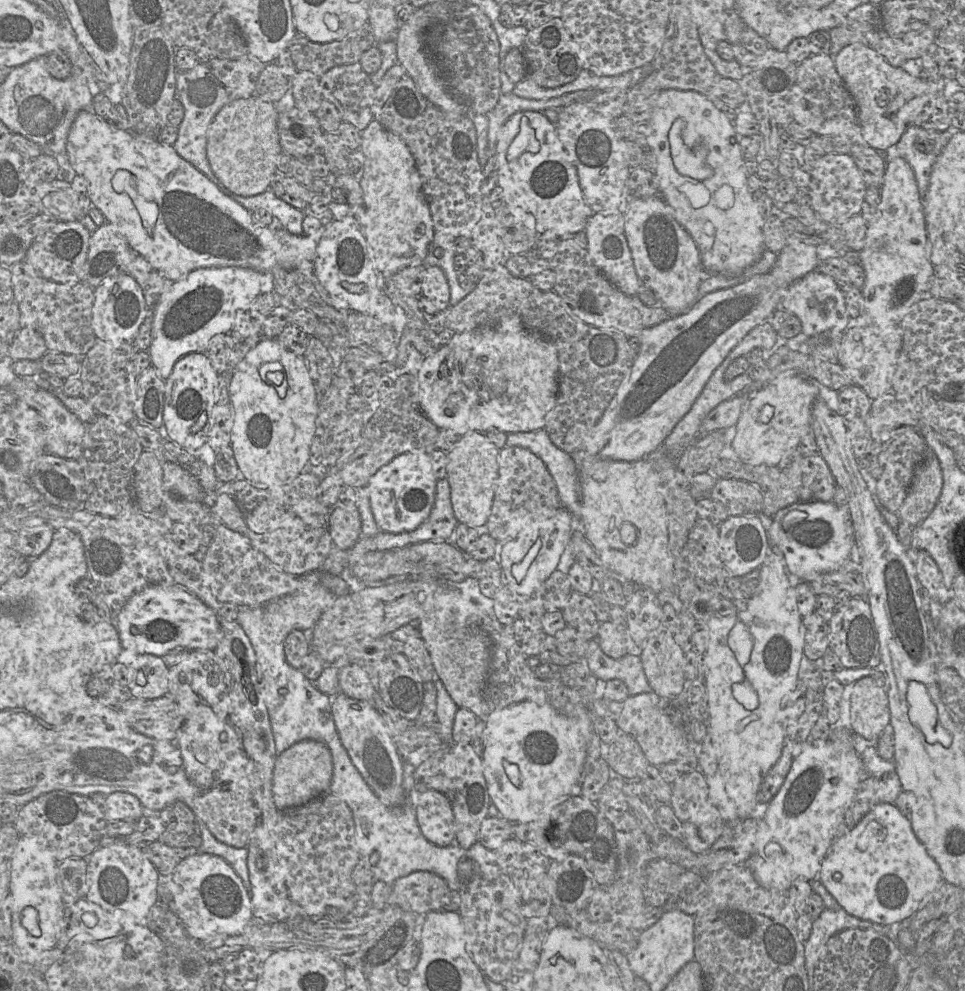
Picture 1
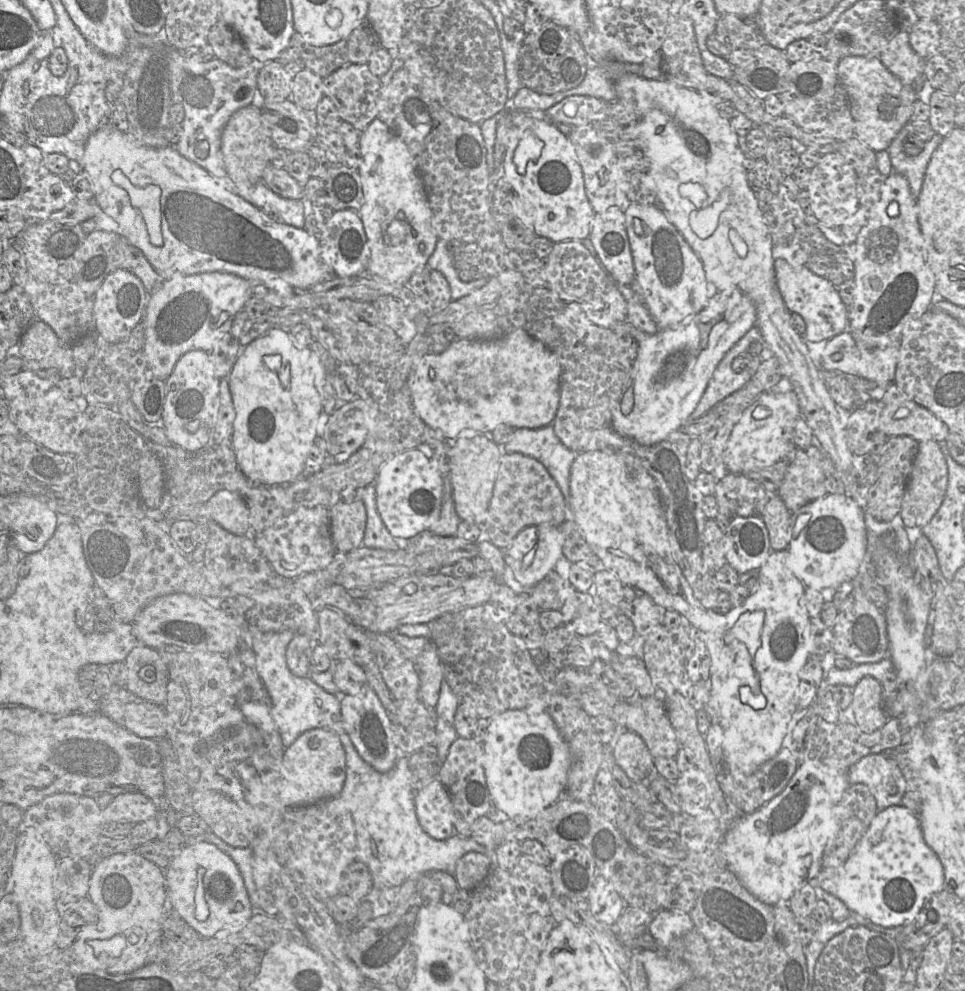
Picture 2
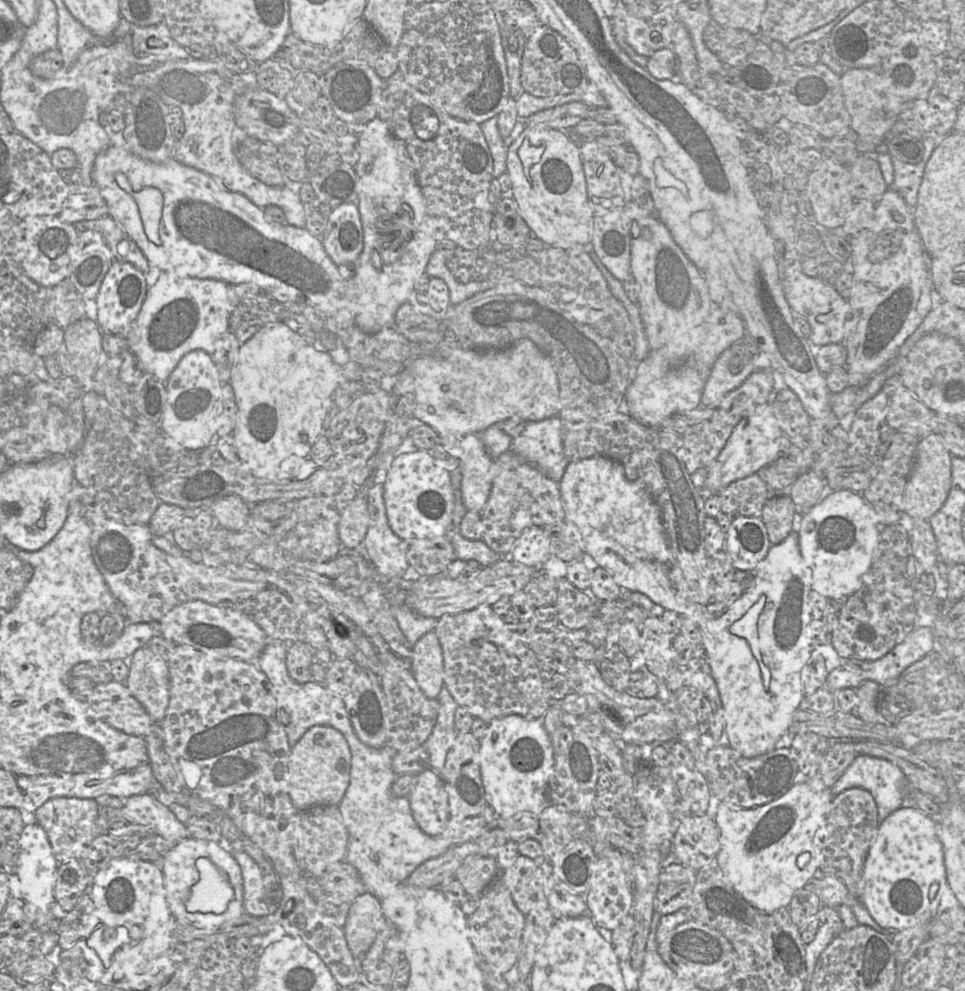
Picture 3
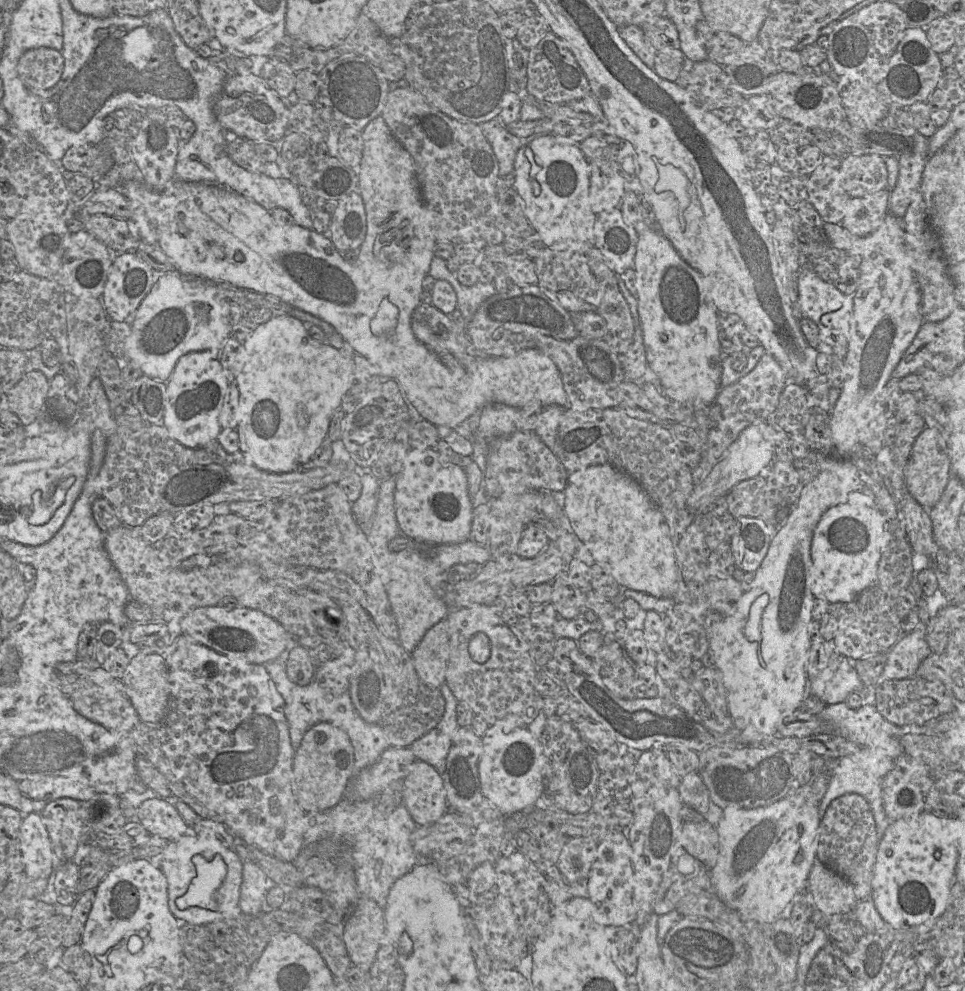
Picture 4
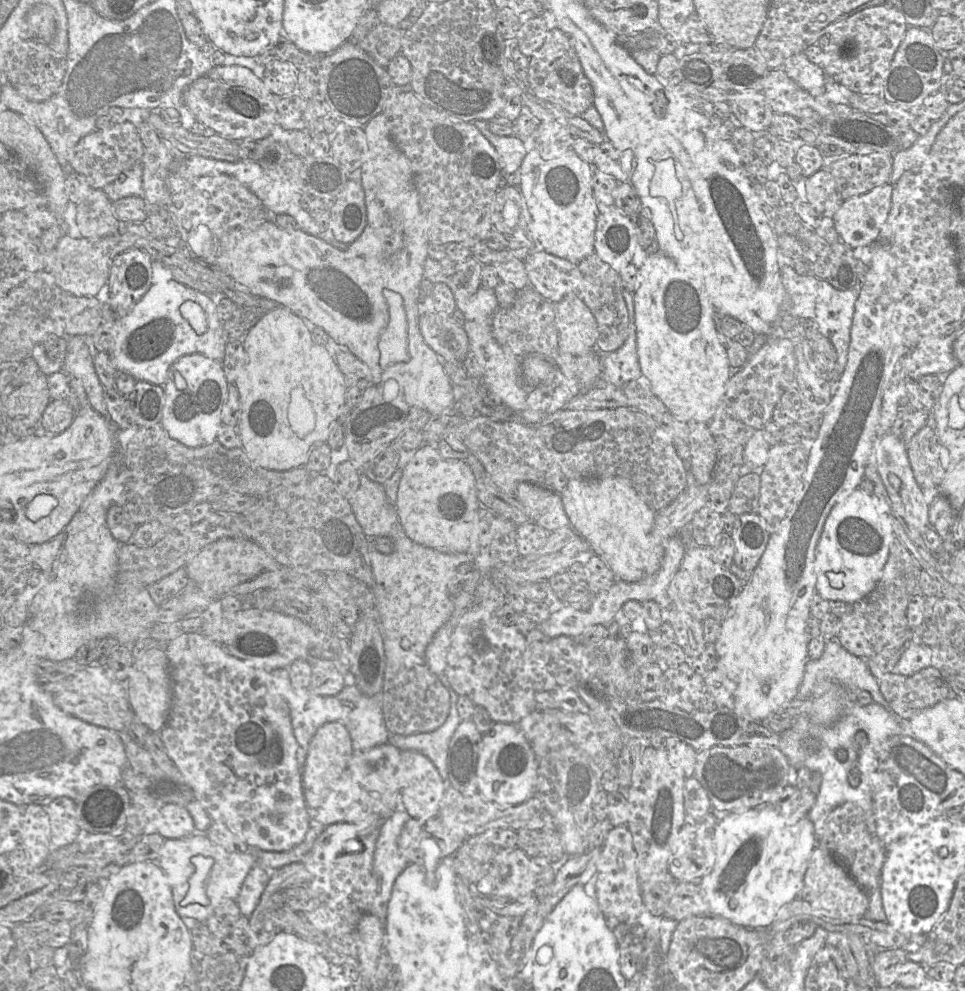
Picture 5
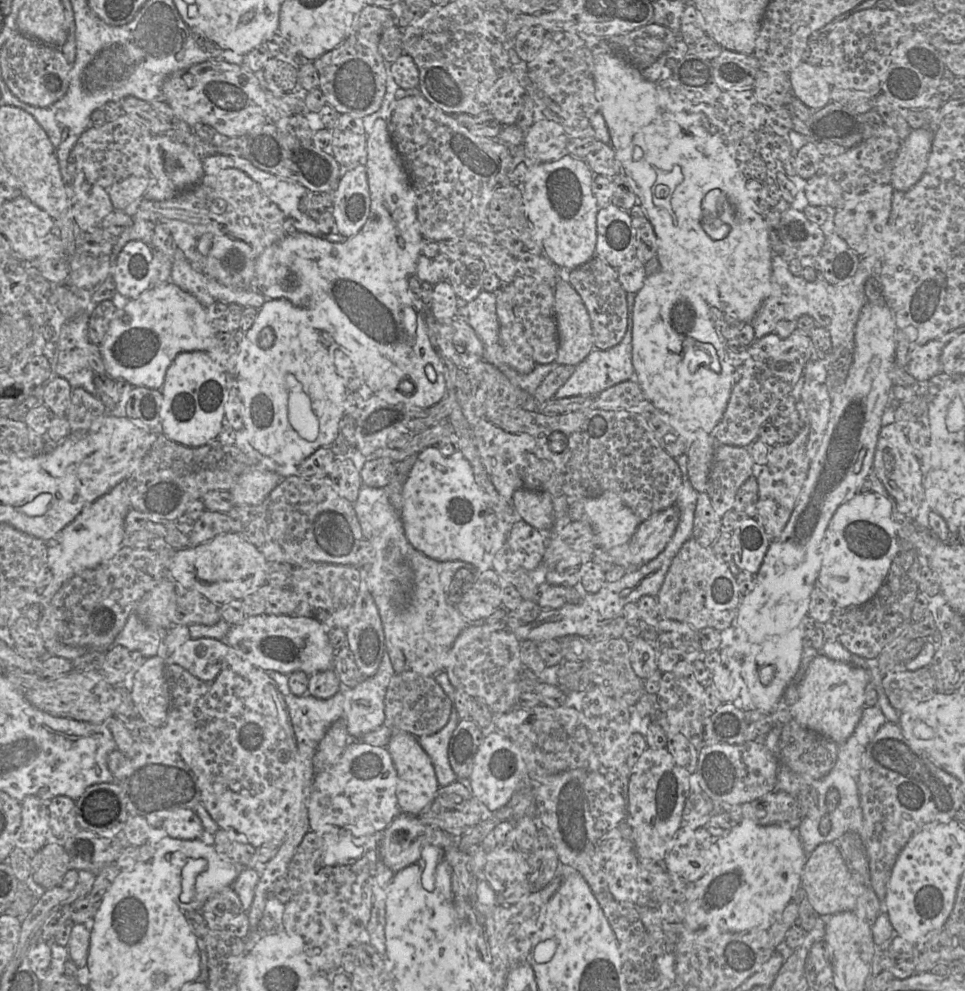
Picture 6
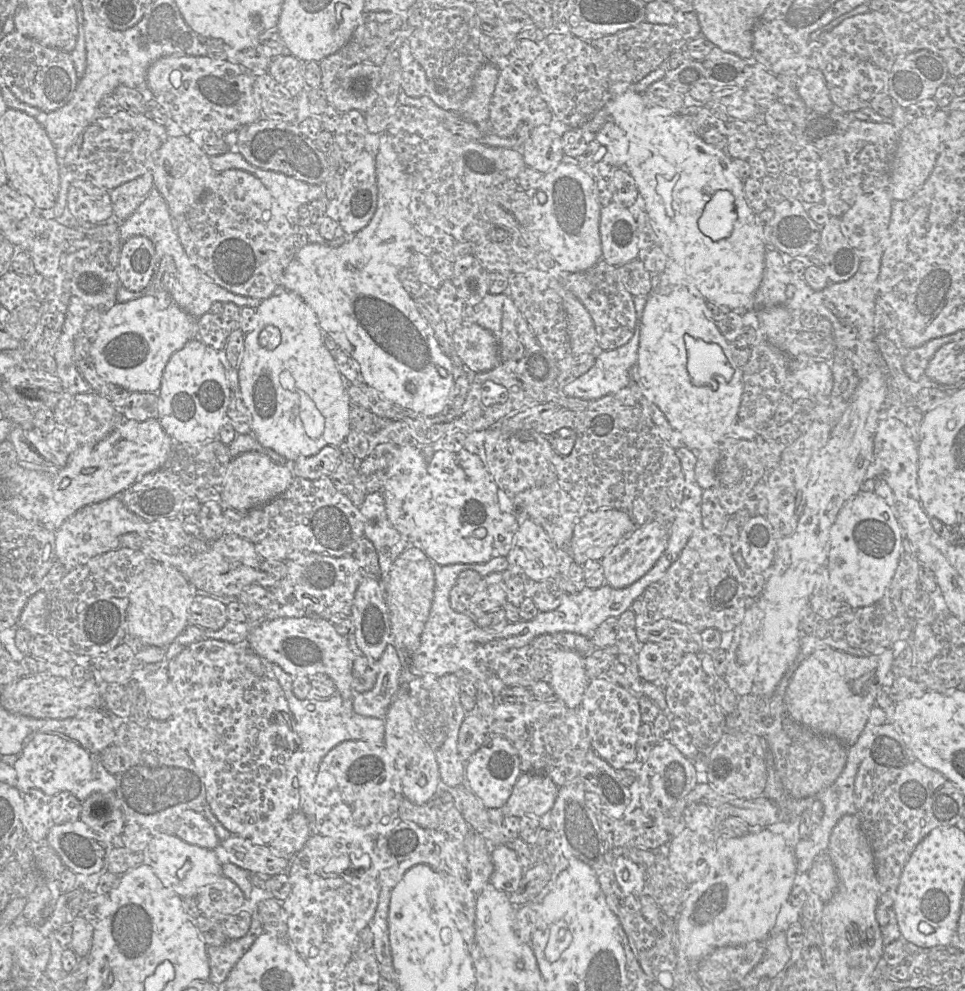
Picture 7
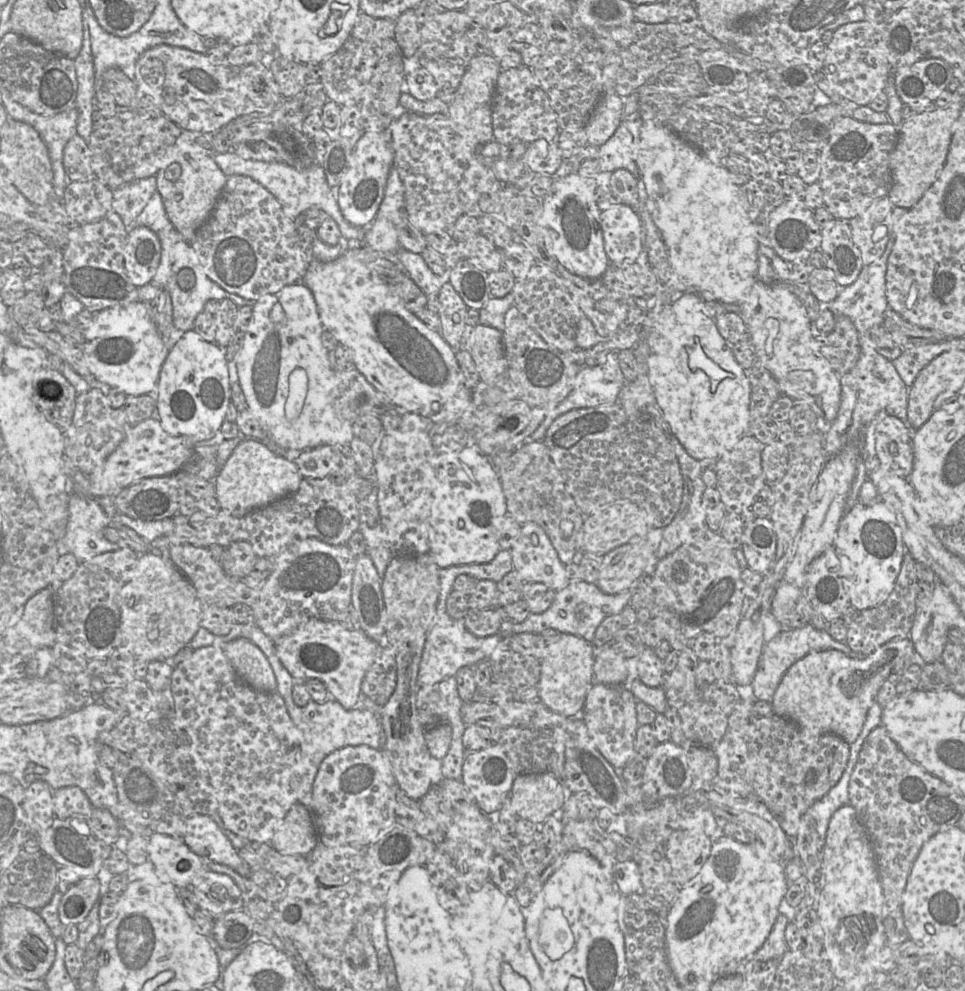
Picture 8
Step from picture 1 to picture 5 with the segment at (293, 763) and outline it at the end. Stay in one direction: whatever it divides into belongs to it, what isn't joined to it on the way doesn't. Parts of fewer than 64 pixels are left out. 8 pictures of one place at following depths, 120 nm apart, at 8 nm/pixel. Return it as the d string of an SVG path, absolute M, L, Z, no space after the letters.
M327 722L316 730L310 740L302 770L303 794L310 810L316 810L322 805L330 790L330 783L341 775L353 753L350 734L342 723Z

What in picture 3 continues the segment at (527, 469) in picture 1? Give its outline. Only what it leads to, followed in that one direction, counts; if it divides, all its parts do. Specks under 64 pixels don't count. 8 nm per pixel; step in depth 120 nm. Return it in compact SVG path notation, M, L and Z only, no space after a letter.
M528 462L515 469L502 469L492 481L490 496L481 519L482 540L499 555L508 557L526 528L545 527L565 521L559 484Z

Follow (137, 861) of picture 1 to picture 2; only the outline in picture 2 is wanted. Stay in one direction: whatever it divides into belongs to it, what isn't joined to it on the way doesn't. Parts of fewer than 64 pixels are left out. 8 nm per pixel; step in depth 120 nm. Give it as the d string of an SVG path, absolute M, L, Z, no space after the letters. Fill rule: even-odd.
M137 852L111 855L93 866L87 897L97 908L98 920L96 923L86 922L85 925L81 925L75 941L87 941L96 956L105 953L110 957L119 958L124 952L122 959L107 969L112 975L139 972L149 957L149 949L155 944L161 944L165 939L162 934L162 916L168 908L168 893L164 870ZM130 933L136 934L138 939L141 939L140 943L131 945L126 942L125 936L128 937Z

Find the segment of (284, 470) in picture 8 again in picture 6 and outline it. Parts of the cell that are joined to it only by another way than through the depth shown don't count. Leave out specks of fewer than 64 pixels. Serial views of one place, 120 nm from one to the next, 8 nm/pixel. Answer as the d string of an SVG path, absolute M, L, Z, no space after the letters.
M268 470L244 472L230 490L234 505L260 504L282 479L275 472Z

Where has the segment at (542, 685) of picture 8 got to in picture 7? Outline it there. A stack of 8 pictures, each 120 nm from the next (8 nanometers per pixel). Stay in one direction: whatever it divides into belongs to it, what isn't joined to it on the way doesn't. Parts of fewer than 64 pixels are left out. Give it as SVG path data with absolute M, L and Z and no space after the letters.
M559 650L550 659L546 680L555 693L569 708L579 708L589 685L584 657L576 652Z

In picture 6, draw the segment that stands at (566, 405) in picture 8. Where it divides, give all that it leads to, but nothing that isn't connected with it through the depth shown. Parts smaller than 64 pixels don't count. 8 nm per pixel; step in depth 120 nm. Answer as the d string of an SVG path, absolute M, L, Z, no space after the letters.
M627 293L628 325L626 333L619 344L607 349L593 349L589 355L575 366L570 378L562 385L554 395L555 398L573 396L596 396L599 393L630 379L635 379L635 370L632 364L632 332L634 302L633 294Z

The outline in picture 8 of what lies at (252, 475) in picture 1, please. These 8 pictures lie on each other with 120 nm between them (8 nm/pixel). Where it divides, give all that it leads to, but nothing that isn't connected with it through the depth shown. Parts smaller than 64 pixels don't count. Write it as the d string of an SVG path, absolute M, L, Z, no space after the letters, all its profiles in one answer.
M302 282L294 283L255 302L237 359L237 374L250 412L267 436L288 452L303 453L325 444L349 446L354 438L352 424L338 418L332 405L331 375L334 367L323 345L322 332L323 326L311 290Z

